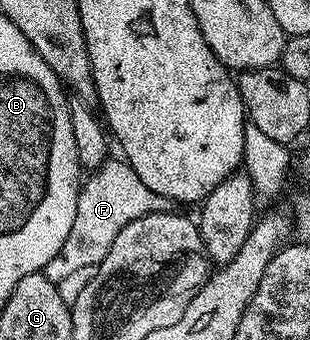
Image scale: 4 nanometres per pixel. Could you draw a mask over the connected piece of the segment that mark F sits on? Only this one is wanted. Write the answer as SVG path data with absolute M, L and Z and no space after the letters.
M117 157L108 158L87 178L80 186L73 228L62 245L61 253L49 261L49 265L43 270L46 278L56 284L78 269L97 267L108 255L118 233L129 222L135 221L137 217L151 215L153 212L170 211L173 207L171 200L153 193L137 177L136 171L126 163L126 160Z

